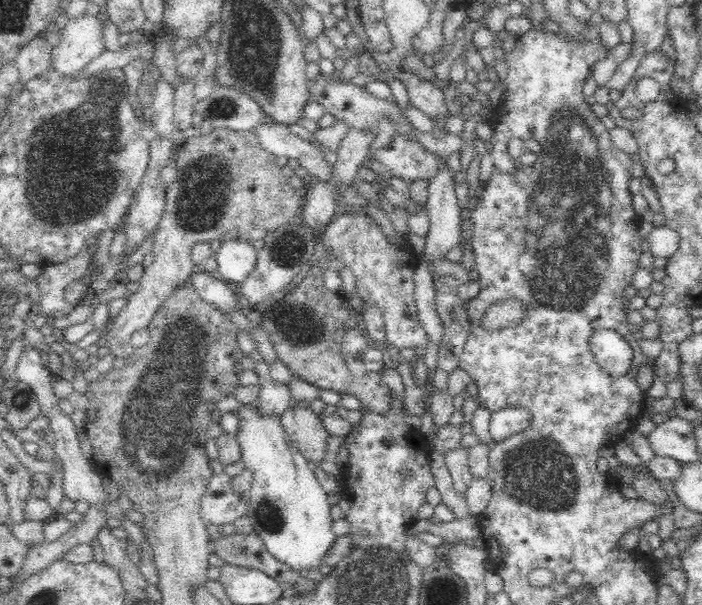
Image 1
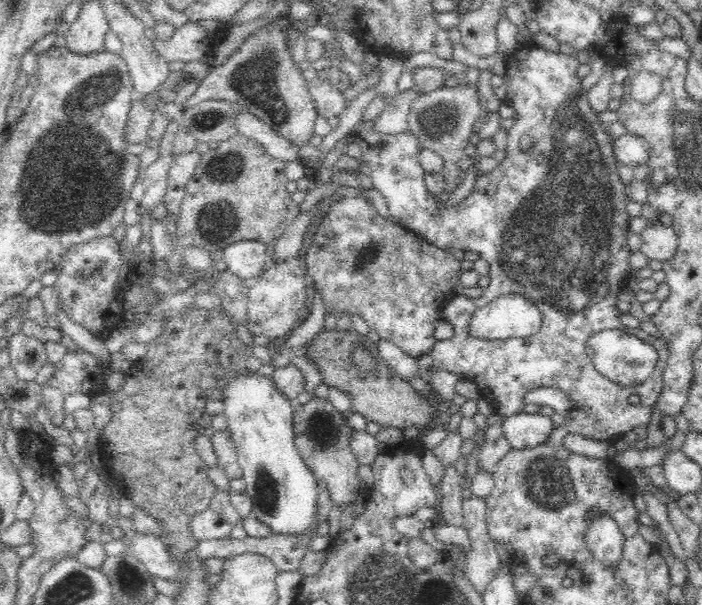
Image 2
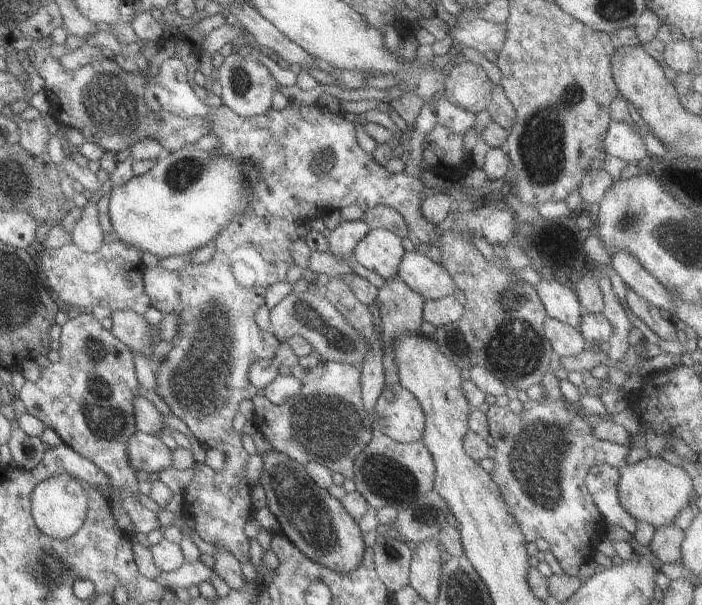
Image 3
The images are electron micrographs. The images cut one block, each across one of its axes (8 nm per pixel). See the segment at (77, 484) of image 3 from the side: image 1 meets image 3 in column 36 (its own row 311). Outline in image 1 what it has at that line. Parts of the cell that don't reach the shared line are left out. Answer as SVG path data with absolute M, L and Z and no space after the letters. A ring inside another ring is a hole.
M502 298L486 308L484 316L480 318L480 324L489 332L498 332L517 327L526 315L527 306L519 298Z

